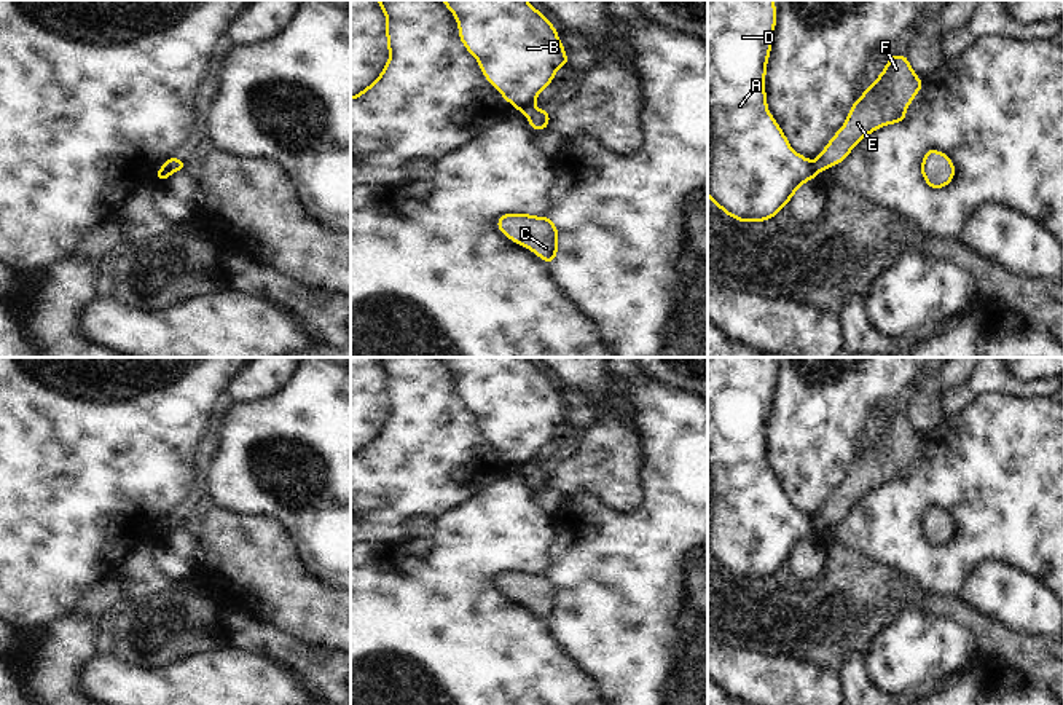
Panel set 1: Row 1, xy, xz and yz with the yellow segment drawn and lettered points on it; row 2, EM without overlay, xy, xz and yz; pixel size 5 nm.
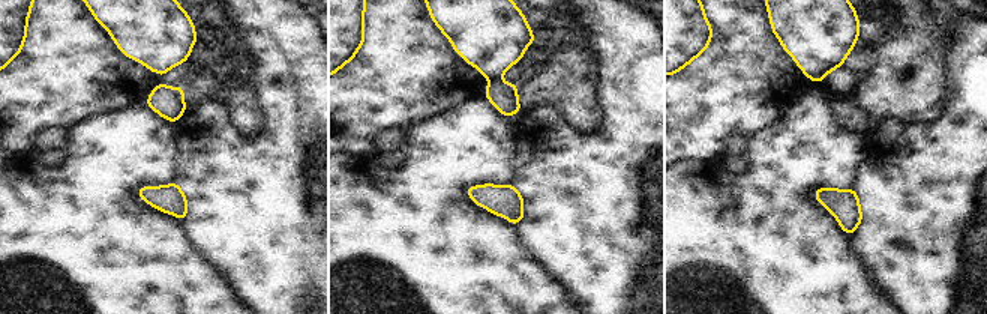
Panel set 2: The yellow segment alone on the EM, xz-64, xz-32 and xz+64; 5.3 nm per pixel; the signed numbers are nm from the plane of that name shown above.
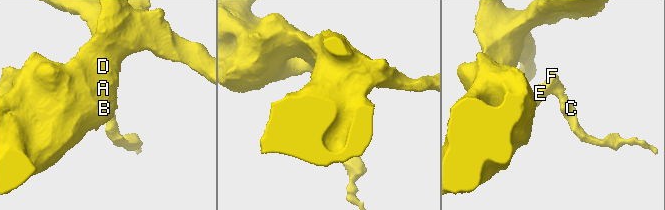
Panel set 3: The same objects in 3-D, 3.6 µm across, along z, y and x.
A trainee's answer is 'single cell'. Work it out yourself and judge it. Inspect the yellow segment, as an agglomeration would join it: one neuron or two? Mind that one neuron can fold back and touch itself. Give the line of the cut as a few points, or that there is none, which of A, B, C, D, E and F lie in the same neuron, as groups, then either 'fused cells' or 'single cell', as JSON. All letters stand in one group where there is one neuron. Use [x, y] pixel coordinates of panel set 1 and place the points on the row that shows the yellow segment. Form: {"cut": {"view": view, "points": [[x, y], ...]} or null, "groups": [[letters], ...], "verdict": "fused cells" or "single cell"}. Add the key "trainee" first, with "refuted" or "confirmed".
{"trainee": "refuted", "cut": {"view": "xz", "points": [[531, 102], [520, 109]]}, "groups": [["A", "B", "D"], ["C", "E", "F"]], "verdict": "fused cells"}

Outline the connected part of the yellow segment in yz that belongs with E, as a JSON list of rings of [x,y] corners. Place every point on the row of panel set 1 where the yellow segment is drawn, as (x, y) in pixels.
[[[891,56],[880,78],[853,104],[845,126],[813,161],[819,172],[843,161],[853,147],[872,131],[907,118],[905,108],[923,83],[908,65],[907,56]]]

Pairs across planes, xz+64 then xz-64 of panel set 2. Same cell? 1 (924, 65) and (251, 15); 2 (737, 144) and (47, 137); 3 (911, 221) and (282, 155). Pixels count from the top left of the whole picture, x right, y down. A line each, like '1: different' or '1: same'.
1: different
2: same
3: same

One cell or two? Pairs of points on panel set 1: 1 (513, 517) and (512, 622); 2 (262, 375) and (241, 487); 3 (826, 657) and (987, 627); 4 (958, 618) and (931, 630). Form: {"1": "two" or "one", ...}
{"1": "one", "2": "two", "3": "one", "4": "two"}

